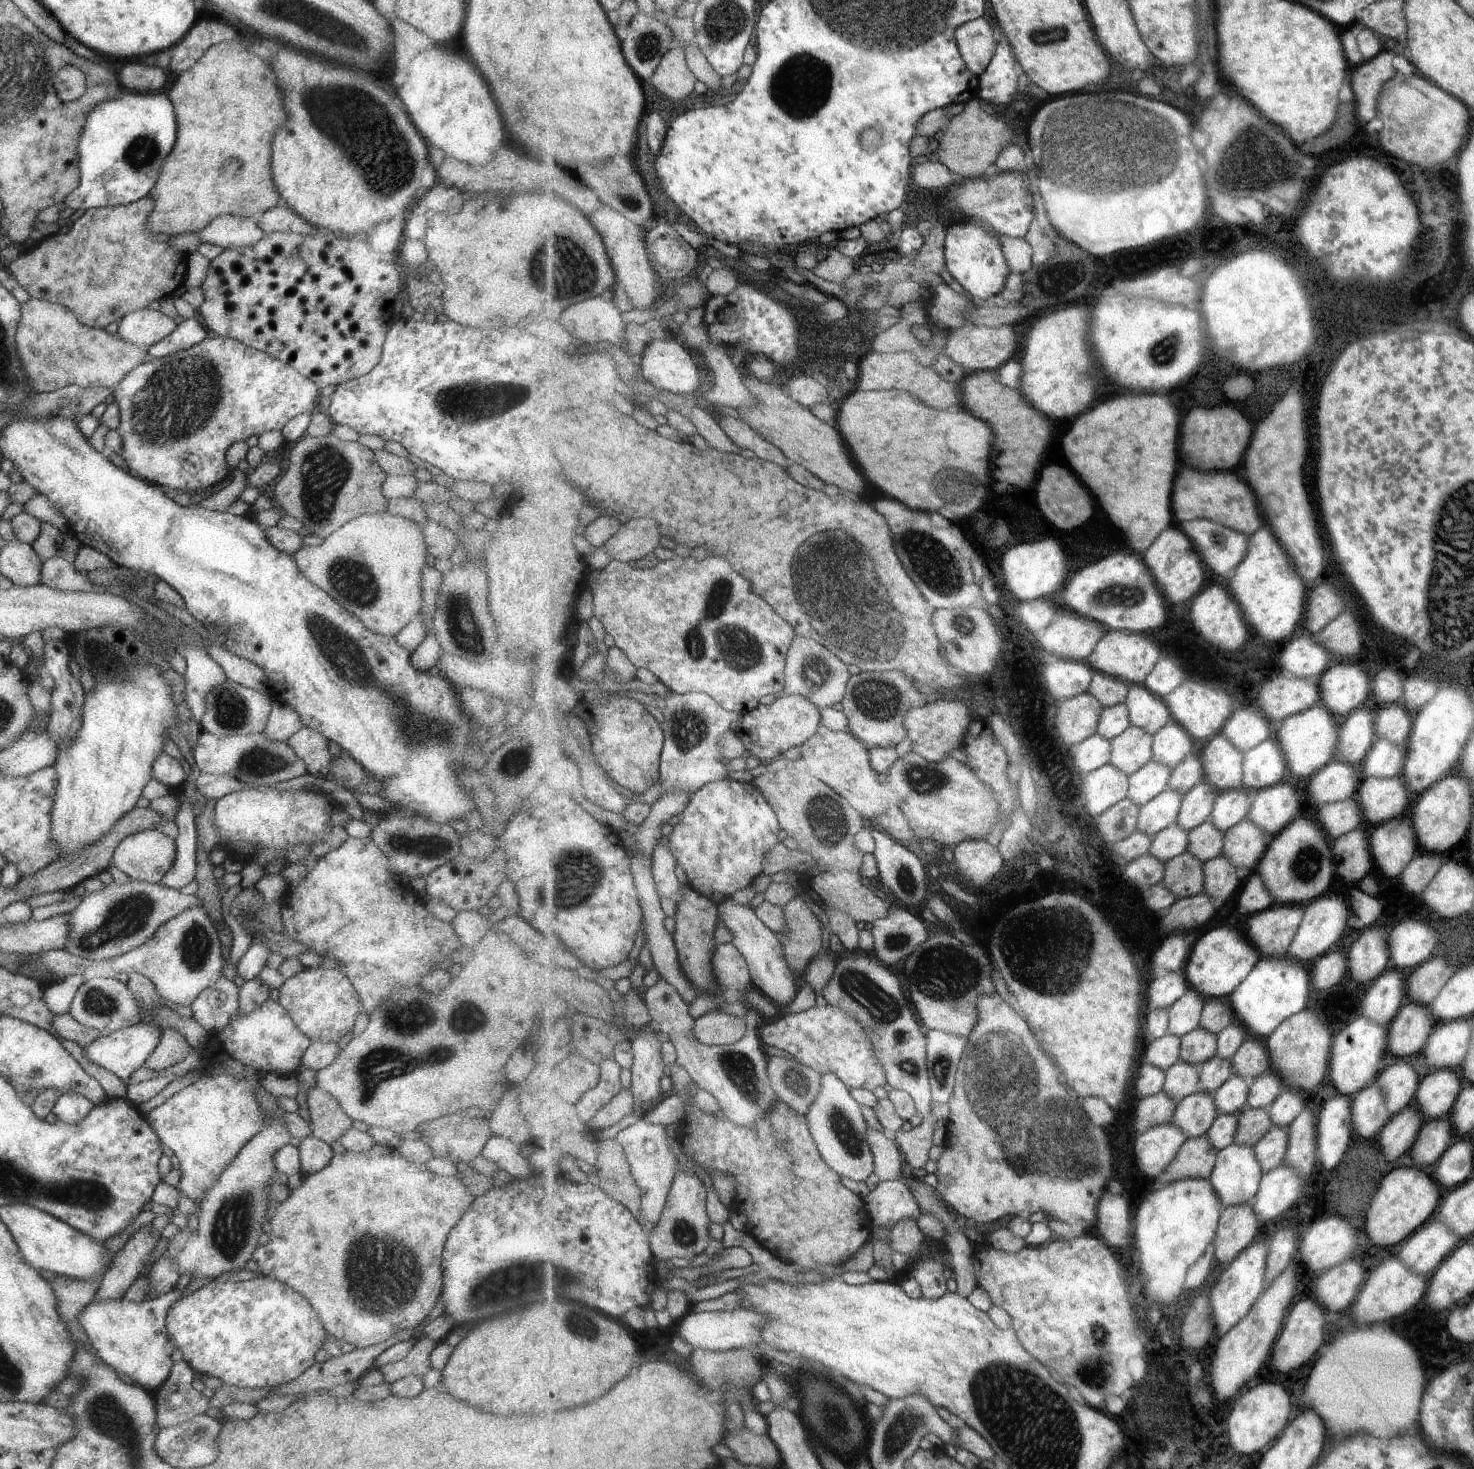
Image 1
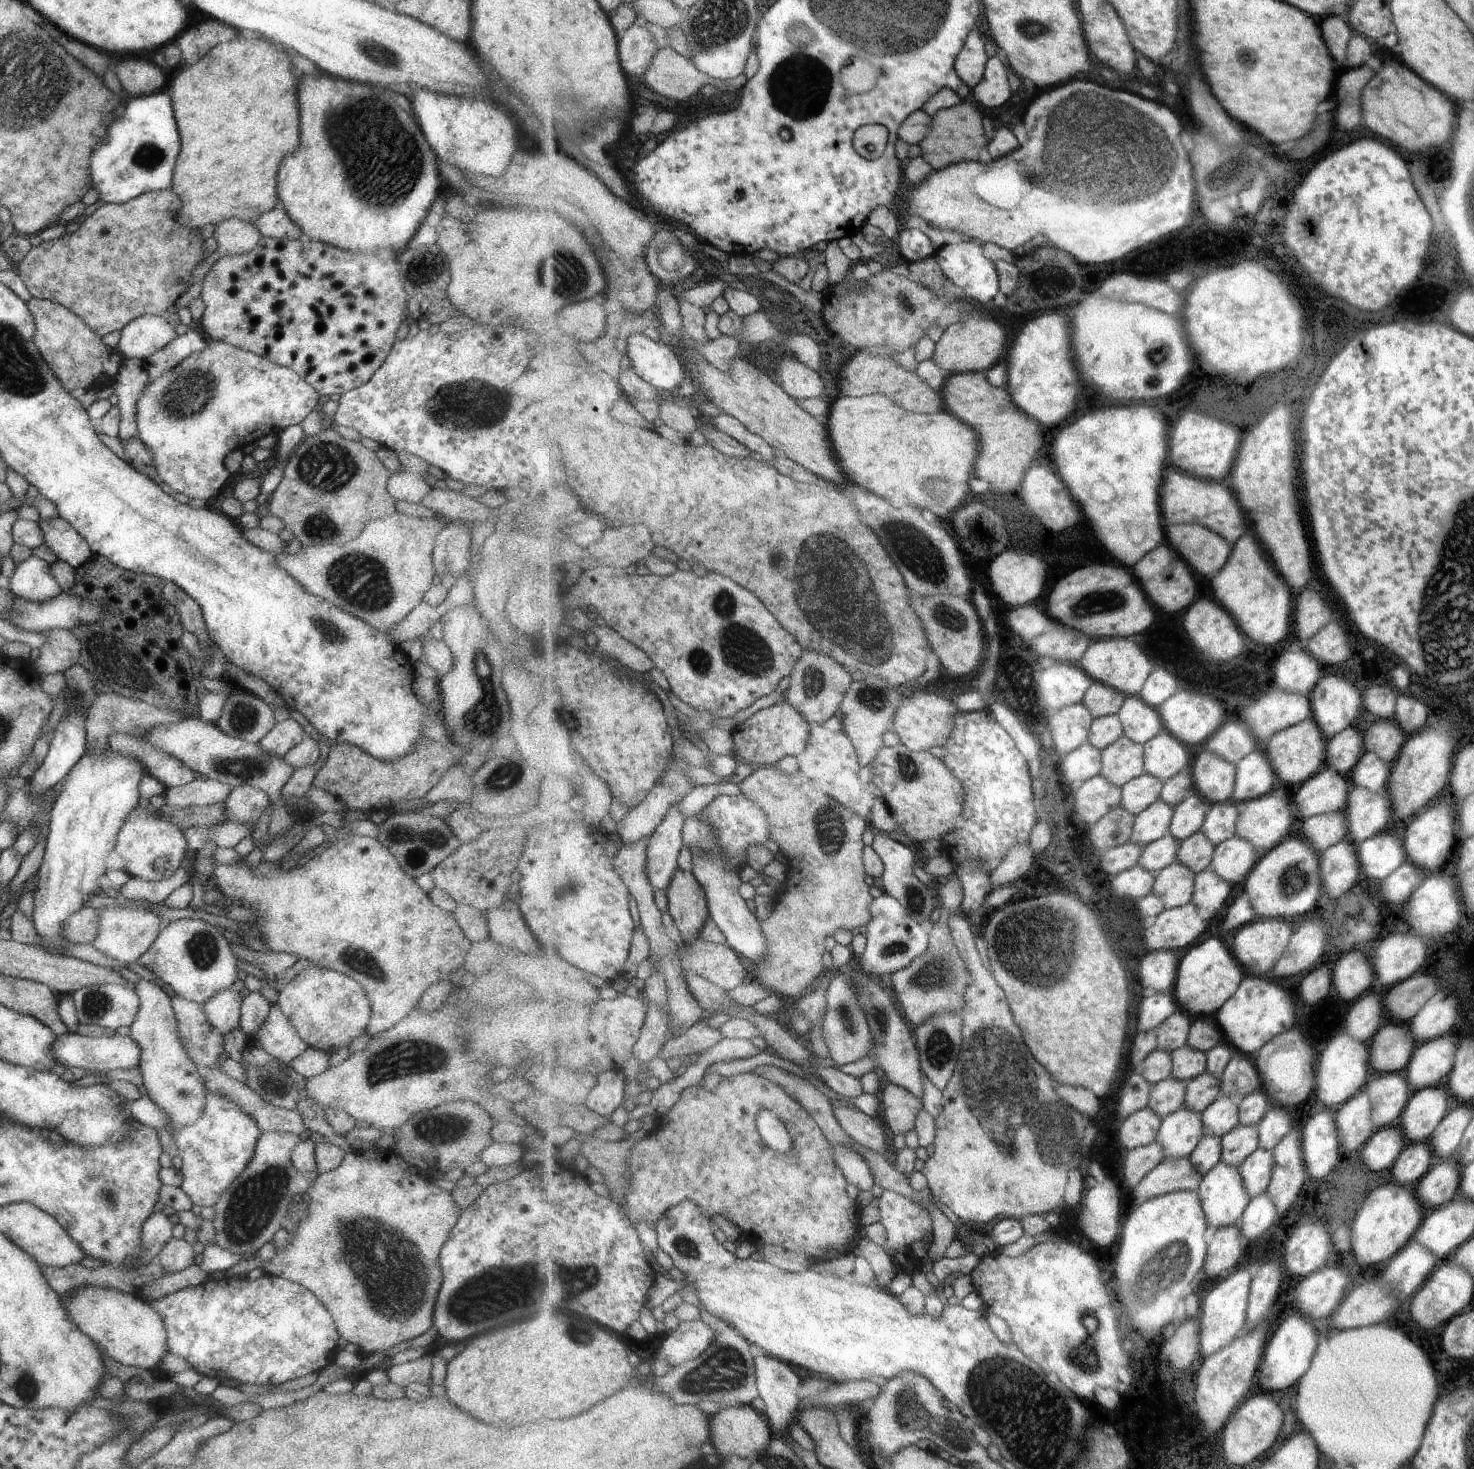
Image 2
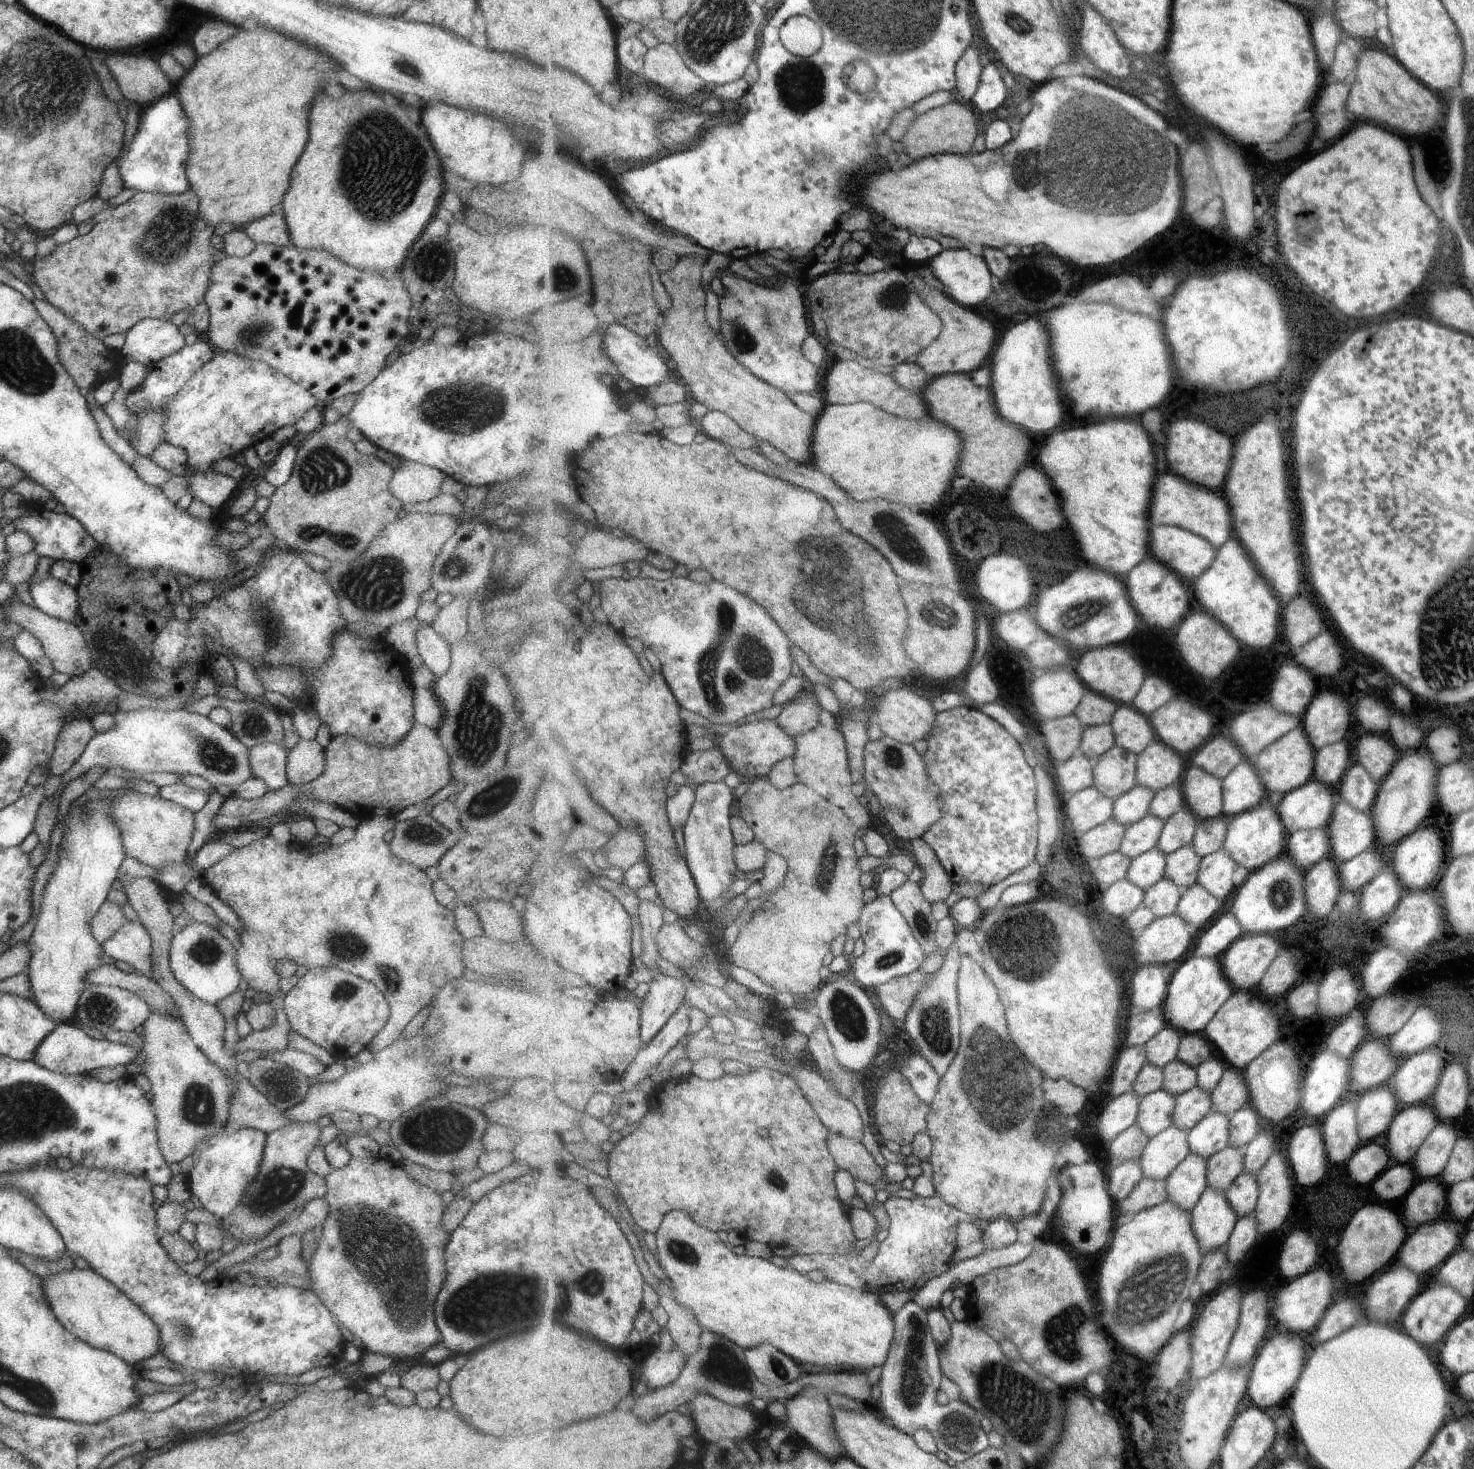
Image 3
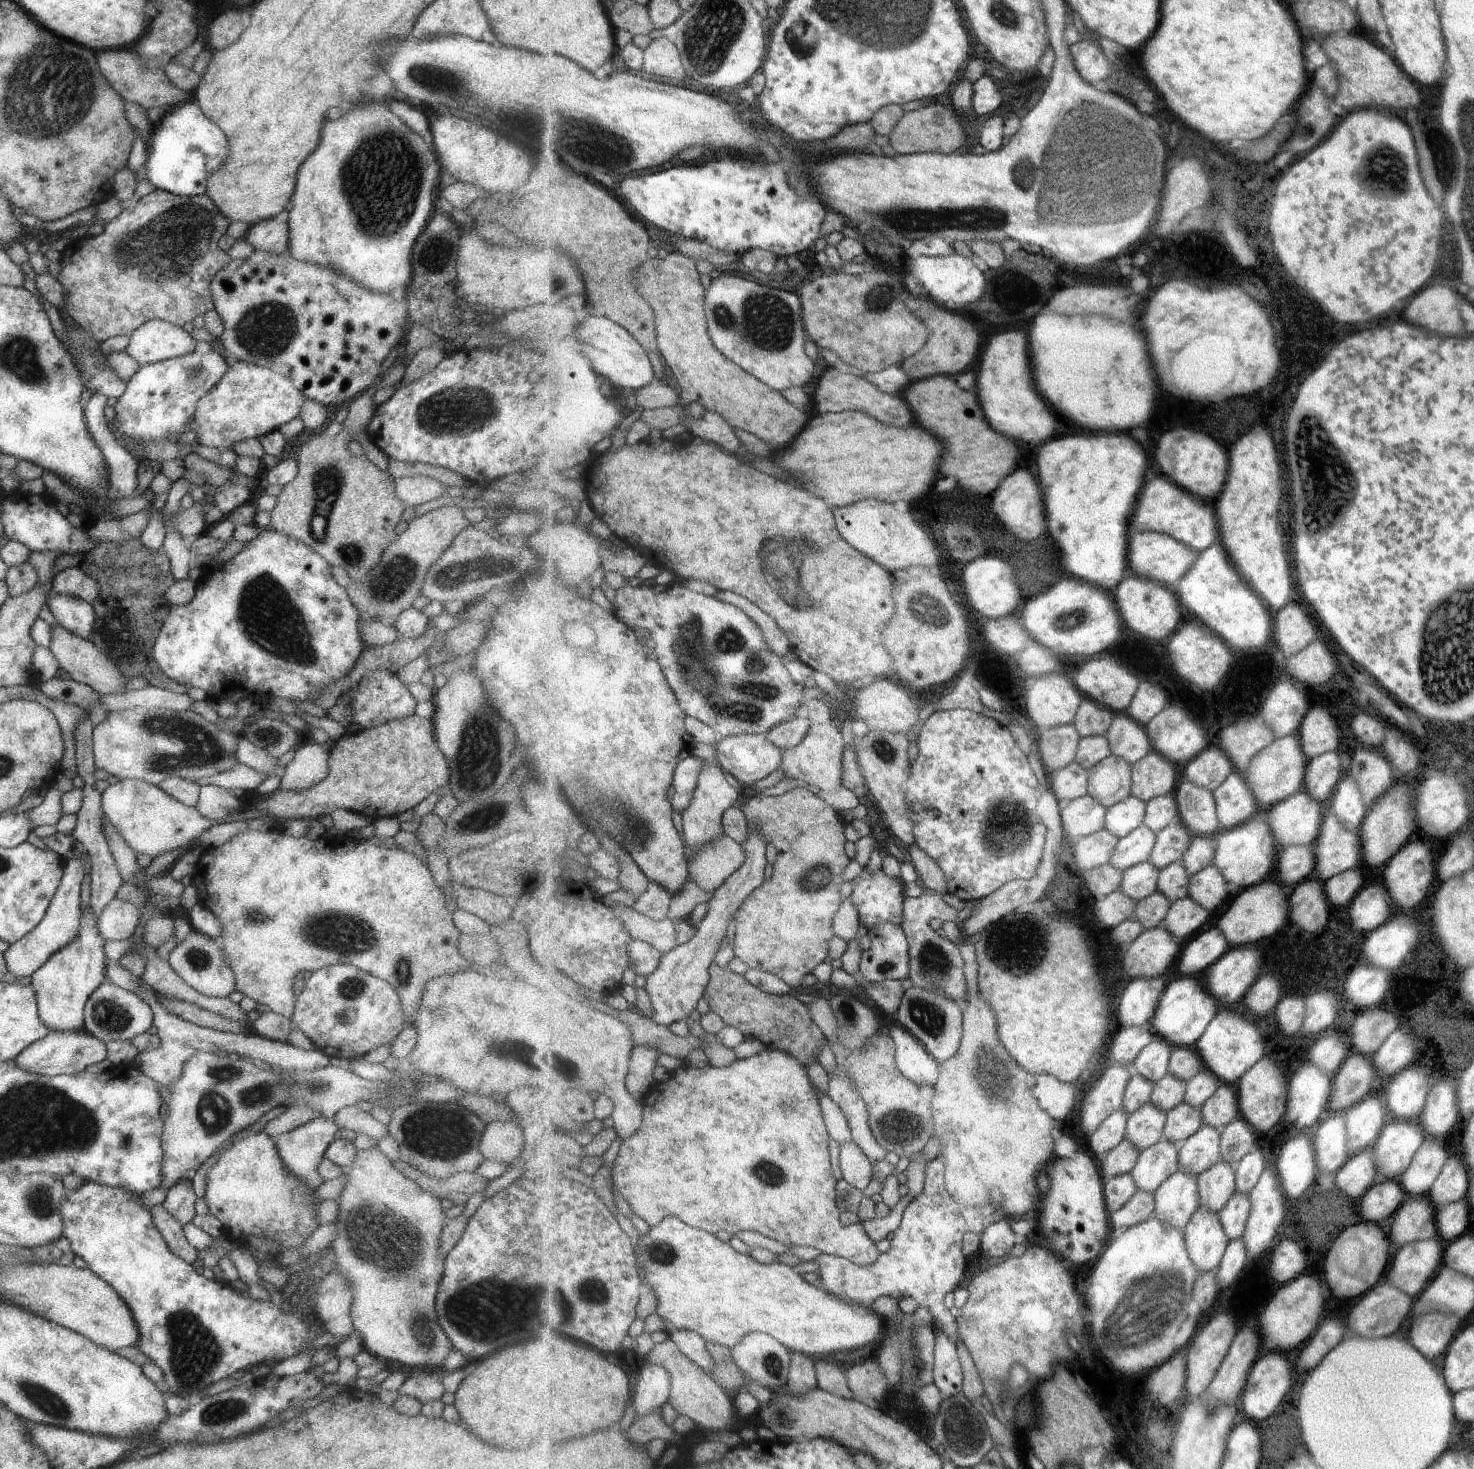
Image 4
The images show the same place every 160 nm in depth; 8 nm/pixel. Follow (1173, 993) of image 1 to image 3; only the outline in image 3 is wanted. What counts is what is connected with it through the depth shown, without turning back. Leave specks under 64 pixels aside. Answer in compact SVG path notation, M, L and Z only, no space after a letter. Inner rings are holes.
M1163 1005L1153 1010L1134 1013L1126 1022L1125 1047L1145 1046L1167 1024Z

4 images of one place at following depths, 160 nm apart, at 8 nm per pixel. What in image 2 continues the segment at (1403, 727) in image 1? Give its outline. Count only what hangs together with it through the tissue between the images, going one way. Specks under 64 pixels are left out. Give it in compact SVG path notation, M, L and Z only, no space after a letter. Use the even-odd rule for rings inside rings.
M1377 719L1373 720L1367 732L1364 731L1363 748L1367 749L1367 753L1378 756L1383 765L1389 766L1405 739L1405 733L1401 732L1394 720Z

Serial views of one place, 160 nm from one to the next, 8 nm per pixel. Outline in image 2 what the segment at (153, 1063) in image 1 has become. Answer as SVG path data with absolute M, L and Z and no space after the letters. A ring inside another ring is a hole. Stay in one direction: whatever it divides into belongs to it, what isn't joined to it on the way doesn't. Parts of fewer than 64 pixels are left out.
M170 994L170 1001L178 1022L179 1040L186 1048L187 1056L193 1061L196 1070L202 1076L207 1091L228 1098L238 1109L241 1109L256 1122L261 1133L281 1131L282 1133L293 1133L298 1136L305 1130L303 1120L296 1110L274 1107L272 1104L265 1102L258 1094L255 1094L255 1091L247 1083L233 1079L221 1071L220 1063L224 1055L224 1035L220 1035L206 1021L204 1010L200 1004L175 994Z

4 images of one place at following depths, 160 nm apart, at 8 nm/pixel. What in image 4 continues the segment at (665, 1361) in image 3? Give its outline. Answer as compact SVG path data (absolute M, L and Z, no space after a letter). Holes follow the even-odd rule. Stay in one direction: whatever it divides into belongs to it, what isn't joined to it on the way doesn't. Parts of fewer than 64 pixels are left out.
M645 1364L641 1368L633 1397L635 1420L637 1417L644 1417L656 1409L661 1409L665 1402L669 1402L671 1391L670 1374L666 1368Z

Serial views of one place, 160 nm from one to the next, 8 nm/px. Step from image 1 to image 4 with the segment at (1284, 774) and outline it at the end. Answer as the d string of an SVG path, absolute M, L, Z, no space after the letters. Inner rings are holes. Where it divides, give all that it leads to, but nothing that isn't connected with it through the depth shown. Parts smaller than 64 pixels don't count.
M1237 771L1214 792L1214 799L1221 831L1244 825L1260 809L1243 774Z

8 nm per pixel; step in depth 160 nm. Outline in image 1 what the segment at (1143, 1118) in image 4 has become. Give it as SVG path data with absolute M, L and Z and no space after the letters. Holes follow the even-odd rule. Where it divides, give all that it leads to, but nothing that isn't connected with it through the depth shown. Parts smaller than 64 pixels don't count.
M1179 1061L1174 1067L1166 1072L1166 1092L1177 1101L1186 1099L1200 1090L1200 1072L1203 1065L1192 1065Z

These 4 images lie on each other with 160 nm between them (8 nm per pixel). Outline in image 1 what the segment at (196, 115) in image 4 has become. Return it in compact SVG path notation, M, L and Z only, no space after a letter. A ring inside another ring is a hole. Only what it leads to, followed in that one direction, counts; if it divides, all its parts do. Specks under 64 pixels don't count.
M162 93L123 94L121 98L97 103L87 115L81 131L76 153L78 154L78 185L64 199L64 206L73 210L126 205L144 197L155 184L164 158L173 148L177 125L172 102Z

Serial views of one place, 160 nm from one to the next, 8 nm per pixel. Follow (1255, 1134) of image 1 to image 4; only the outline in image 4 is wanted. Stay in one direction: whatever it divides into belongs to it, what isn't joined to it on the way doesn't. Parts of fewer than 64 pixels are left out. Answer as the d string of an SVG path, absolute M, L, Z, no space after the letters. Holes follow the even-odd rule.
M1221 1160L1198 1176L1199 1206L1220 1213L1236 1192L1235 1167Z

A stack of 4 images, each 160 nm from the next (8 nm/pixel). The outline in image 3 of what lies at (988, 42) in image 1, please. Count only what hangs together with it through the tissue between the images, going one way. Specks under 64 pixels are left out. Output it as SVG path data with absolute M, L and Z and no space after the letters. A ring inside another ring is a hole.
M973 47L969 48L958 64L956 98L965 101L972 100L979 88L983 71L983 66L979 64L979 51Z

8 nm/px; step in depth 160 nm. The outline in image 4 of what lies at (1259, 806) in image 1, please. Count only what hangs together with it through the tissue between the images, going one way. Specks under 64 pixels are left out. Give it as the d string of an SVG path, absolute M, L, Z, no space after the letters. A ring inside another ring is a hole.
M1254 818L1244 825L1235 827L1228 831L1215 833L1213 836L1217 844L1215 855L1215 866L1226 876L1228 882L1234 882L1239 890L1245 890L1269 879L1271 864L1275 860L1276 838L1273 838L1273 831L1268 822L1257 822Z

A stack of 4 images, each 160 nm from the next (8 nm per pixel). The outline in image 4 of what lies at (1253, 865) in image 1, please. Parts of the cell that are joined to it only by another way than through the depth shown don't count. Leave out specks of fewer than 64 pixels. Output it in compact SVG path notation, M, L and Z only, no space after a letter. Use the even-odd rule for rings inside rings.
M1213 864L1191 877L1189 896L1209 912L1219 912L1219 906L1231 898L1227 883L1226 876Z

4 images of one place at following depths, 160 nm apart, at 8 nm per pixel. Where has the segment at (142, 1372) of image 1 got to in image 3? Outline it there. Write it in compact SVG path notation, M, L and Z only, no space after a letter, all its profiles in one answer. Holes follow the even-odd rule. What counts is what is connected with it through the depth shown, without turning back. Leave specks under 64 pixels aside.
M73 1267L68 1271L59 1271L51 1276L42 1278L42 1293L49 1308L53 1311L55 1318L77 1339L96 1349L101 1349L121 1360L129 1363L132 1367L137 1362L158 1352L159 1331L158 1328L146 1317L141 1309L129 1300L114 1284L99 1276L91 1269L76 1269Z

